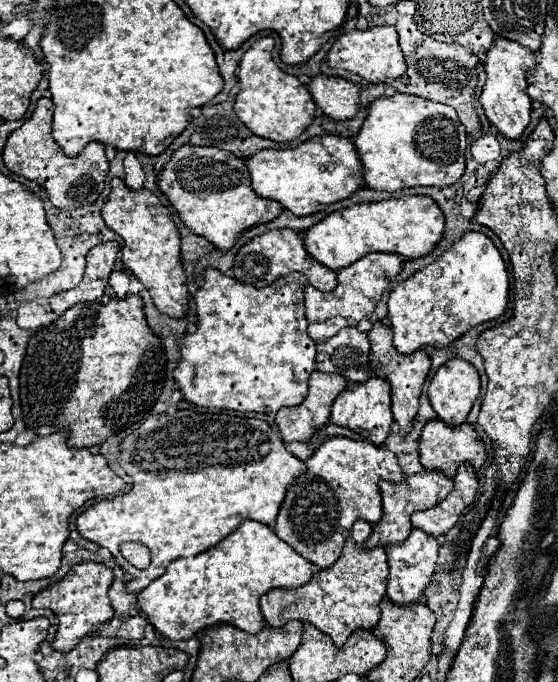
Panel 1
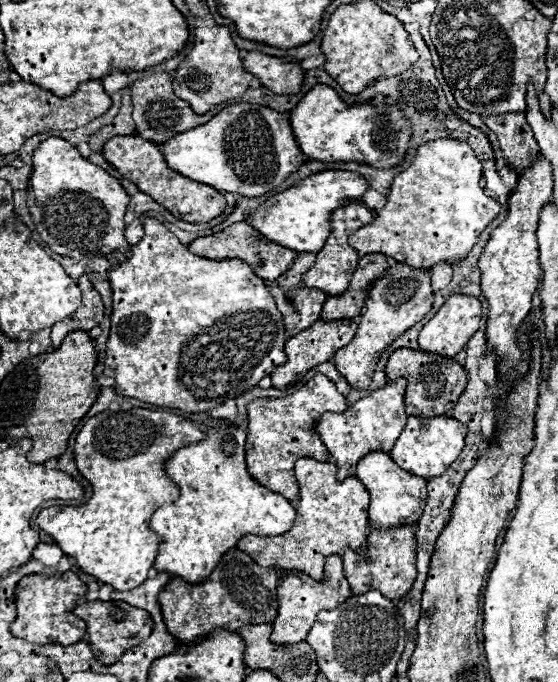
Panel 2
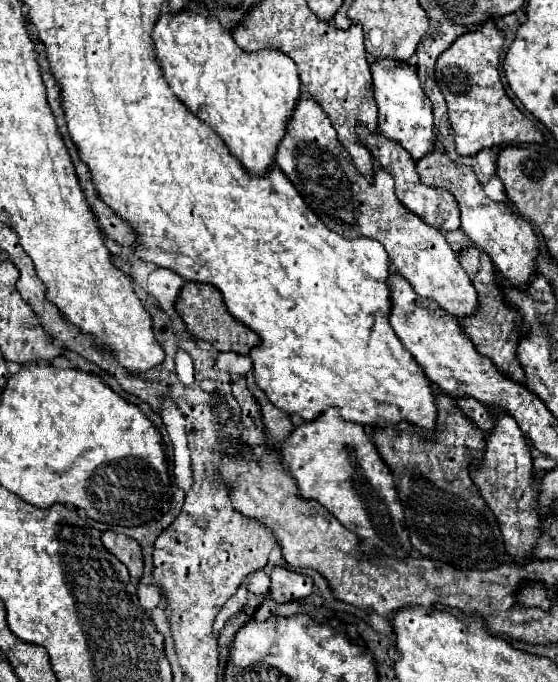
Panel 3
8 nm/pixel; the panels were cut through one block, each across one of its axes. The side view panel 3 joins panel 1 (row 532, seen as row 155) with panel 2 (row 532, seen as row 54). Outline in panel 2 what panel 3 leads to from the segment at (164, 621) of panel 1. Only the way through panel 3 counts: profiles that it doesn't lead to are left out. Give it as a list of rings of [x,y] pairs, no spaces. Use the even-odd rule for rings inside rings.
[[[210,420],[210,432],[198,444],[190,444],[168,458],[166,474],[178,484],[180,498],[152,514],[150,528],[162,538],[154,568],[200,584],[212,574],[220,556],[234,548],[242,536],[278,536],[294,524],[296,510],[284,496],[260,486],[246,470],[246,434],[238,426]]]

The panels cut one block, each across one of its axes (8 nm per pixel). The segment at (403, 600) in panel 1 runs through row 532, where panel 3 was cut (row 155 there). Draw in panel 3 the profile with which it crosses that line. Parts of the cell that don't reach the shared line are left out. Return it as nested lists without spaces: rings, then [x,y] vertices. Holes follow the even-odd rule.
[[[376,60],[372,64],[374,76],[374,100],[378,104],[378,132],[388,140],[398,142],[414,162],[422,160],[432,152],[436,142],[434,122],[432,122],[432,104],[424,94],[416,68],[408,64],[396,64],[394,60]]]

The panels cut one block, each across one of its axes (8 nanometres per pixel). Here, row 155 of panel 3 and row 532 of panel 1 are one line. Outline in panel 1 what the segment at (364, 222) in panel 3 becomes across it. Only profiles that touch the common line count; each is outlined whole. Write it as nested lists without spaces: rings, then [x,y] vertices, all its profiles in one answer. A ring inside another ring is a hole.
[[[344,436],[326,438],[312,452],[312,456],[304,460],[304,464],[306,472],[292,480],[286,490],[284,502],[274,522],[274,530],[284,542],[292,544],[292,548],[296,548],[296,552],[300,552],[312,564],[328,568],[328,564],[334,564],[336,556],[340,556],[340,548],[344,546],[348,528],[352,528],[354,520],[368,520],[370,524],[376,524],[376,520],[380,520],[380,488],[376,488],[376,480],[380,480],[380,476],[384,476],[384,480],[402,480],[404,474],[390,450],[384,450],[370,442],[356,442]]]

